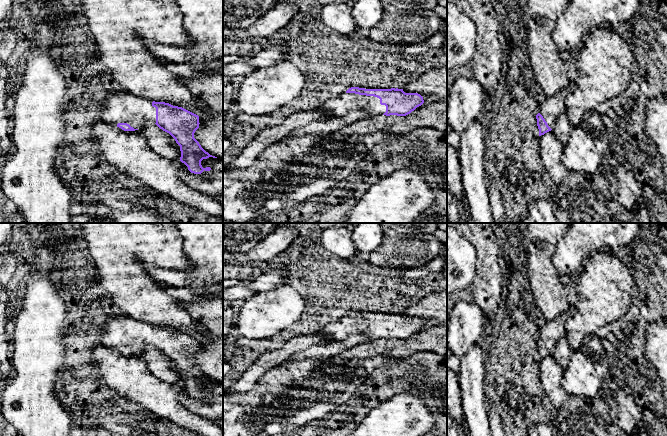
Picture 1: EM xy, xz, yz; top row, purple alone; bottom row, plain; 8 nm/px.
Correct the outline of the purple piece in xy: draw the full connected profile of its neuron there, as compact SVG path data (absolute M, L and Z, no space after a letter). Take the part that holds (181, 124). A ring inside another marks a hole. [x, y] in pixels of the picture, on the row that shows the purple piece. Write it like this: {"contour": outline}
{"contour": "M113 90L104 98L101 119L109 124L116 125L124 131L135 131L147 122L155 123L160 129L169 133L180 146L180 161L194 174L201 174L204 170L210 171L210 167L203 168L201 161L209 157L217 158L206 152L194 138L195 131L199 128L199 116L178 106L165 102L155 102L136 96L125 90Z"}

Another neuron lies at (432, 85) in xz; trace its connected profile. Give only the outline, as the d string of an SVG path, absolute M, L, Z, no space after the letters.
M447 66L427 70L415 81L408 82L403 91L418 93L424 101L447 100Z

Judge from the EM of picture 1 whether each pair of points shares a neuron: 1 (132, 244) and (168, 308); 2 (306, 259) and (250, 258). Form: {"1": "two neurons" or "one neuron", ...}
{"1": "one neuron", "2": "two neurons"}

